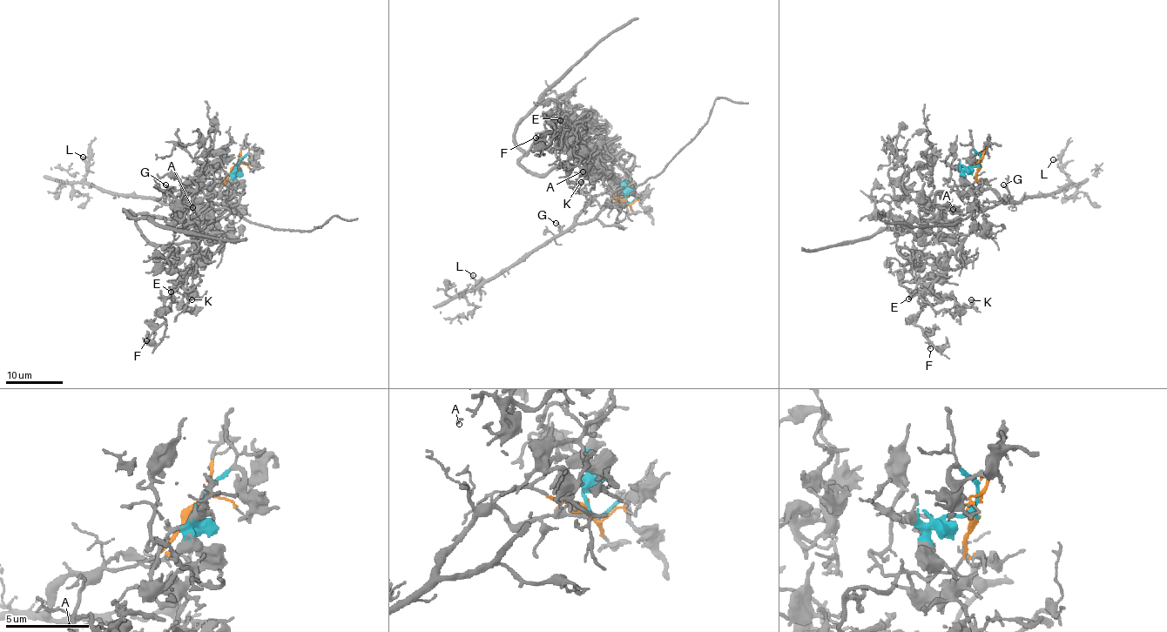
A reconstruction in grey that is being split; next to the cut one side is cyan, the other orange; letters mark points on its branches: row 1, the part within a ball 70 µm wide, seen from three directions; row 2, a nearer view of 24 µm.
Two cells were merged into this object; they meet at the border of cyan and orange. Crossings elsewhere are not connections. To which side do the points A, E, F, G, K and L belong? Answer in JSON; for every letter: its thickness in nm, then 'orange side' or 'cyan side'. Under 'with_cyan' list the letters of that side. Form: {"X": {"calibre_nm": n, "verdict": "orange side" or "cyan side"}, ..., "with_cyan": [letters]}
{"A": {"calibre_nm": 130, "verdict": "cyan side"}, "E": {"calibre_nm": 240, "verdict": "cyan side"}, "F": {"calibre_nm": 90, "verdict": "cyan side"}, "G": {"calibre_nm": 90, "verdict": "orange side"}, "K": {"calibre_nm": 200, "verdict": "cyan side"}, "L": {"calibre_nm": 200, "verdict": "orange side"}, "with_cyan": ["A", "E", "F", "K"]}

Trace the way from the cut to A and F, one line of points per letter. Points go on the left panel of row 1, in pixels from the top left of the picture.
A: (235, 169), (238, 185), (233, 187), (243, 191), (236, 204), (213, 204), (196, 211), (192, 207)
F: (235, 169), (233, 187), (243, 191), (236, 204), (178, 218), (194, 235), (196, 262), (146, 341)

